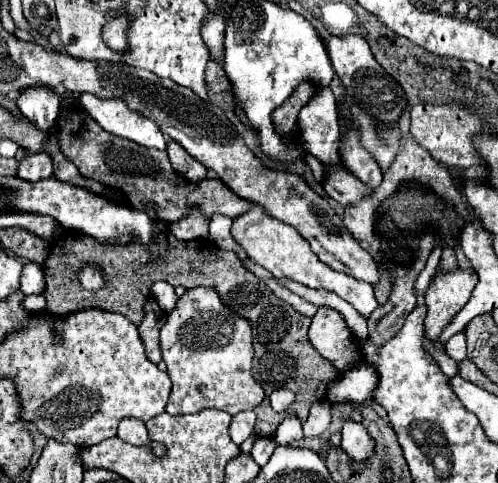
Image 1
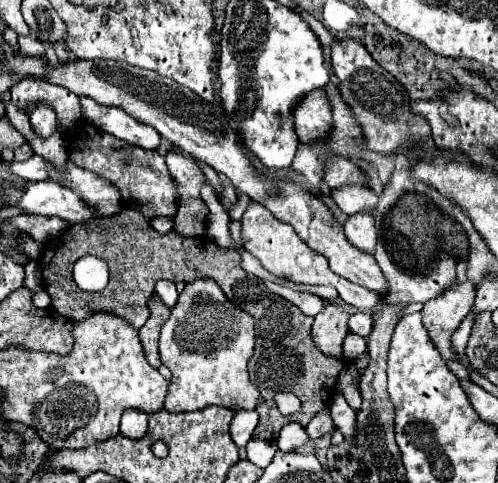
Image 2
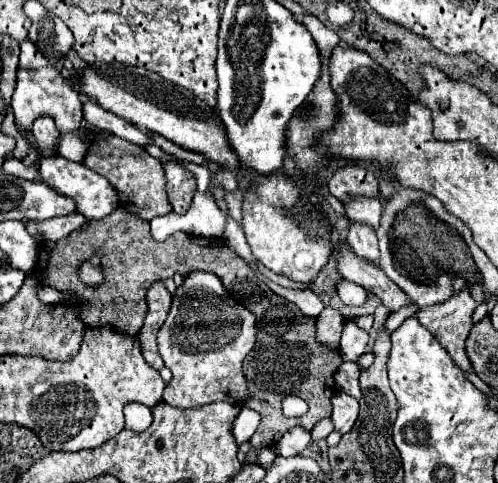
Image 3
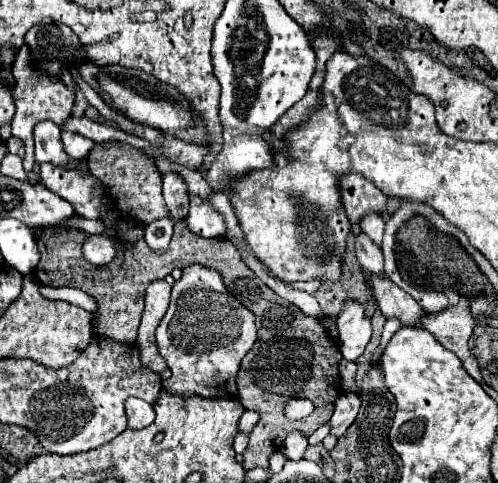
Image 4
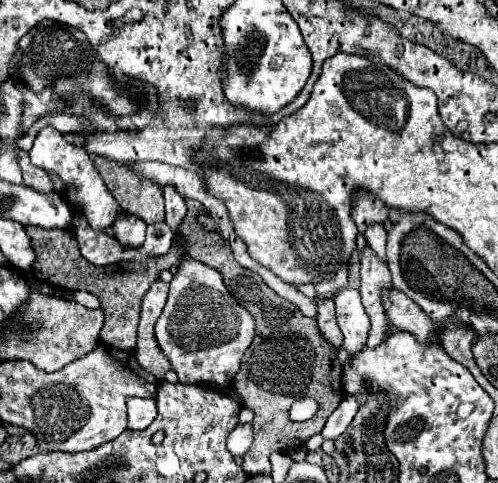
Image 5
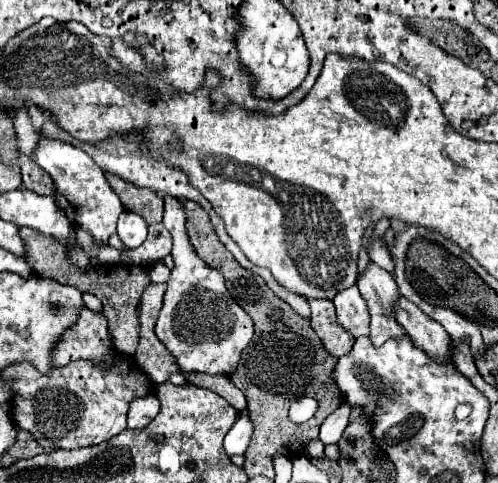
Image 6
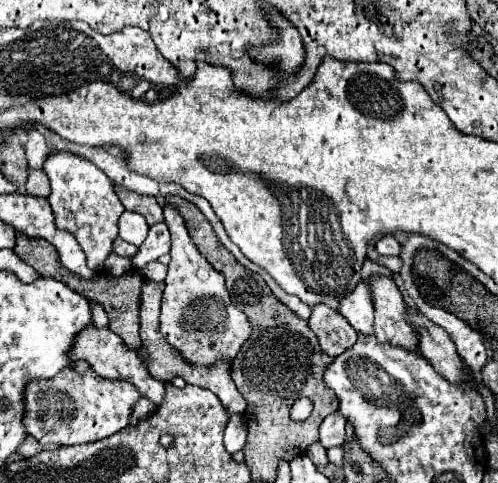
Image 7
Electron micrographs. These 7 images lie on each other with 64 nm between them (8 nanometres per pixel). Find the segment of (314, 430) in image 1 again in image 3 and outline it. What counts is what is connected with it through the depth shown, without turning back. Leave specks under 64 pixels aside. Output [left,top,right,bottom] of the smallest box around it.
[310,418,334,442]

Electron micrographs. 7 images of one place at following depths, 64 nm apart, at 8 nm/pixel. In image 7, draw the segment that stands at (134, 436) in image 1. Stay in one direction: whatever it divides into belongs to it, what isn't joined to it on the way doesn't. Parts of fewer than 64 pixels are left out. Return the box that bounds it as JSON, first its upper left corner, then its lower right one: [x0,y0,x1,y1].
[130,398,156,426]

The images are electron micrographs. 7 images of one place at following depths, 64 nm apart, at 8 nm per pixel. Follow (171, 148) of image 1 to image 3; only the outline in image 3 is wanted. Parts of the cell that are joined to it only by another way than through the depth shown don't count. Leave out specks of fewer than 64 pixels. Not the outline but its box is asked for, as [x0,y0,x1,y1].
[164,160,196,214]

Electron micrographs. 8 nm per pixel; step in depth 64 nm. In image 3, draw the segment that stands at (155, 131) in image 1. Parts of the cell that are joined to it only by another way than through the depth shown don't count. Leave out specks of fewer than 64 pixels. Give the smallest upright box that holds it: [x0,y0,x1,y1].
[84,100,154,148]

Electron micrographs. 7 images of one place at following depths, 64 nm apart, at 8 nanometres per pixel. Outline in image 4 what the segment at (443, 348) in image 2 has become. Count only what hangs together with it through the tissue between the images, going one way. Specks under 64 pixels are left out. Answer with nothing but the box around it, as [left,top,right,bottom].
[420,296,482,382]

